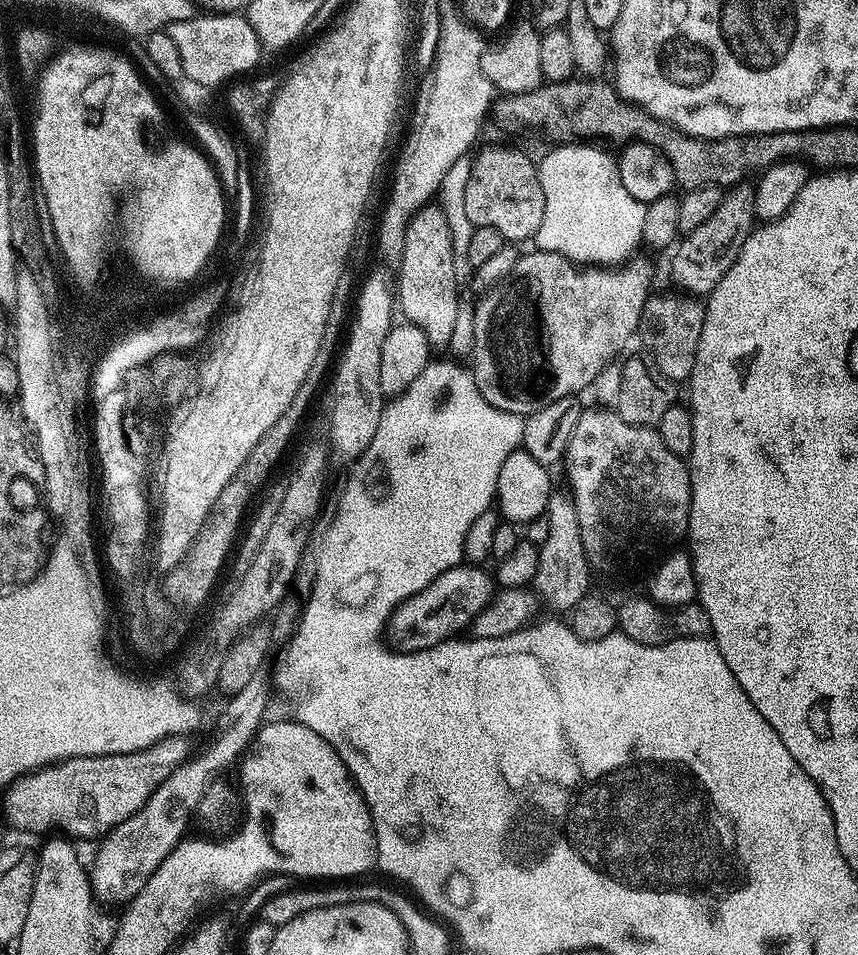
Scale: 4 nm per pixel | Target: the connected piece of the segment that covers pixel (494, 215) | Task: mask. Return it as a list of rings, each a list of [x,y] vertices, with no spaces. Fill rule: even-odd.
[[[514,148],[486,153],[471,169],[468,184],[464,187],[464,205],[469,225],[494,226],[494,230],[508,242],[531,241],[538,226],[542,226],[546,206],[537,161]]]

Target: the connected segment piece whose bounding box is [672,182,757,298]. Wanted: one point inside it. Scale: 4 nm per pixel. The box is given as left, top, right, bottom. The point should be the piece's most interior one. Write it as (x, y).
(701, 260)

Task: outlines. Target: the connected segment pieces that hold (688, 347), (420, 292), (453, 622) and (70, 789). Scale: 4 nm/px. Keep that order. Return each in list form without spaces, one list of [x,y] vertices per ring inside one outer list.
[[[659,294],[649,296],[642,310],[638,336],[639,339],[644,339],[644,344],[648,347],[647,355],[651,363],[656,365],[656,369],[666,379],[673,382],[681,382],[680,380],[688,382],[692,378],[698,344],[702,338],[705,305],[696,298],[677,297]]]
[[[429,202],[425,204],[423,208],[419,208],[410,218],[410,222],[404,231],[404,247],[399,249],[398,252],[398,256],[400,256],[400,272],[398,270],[398,281],[395,283],[395,295],[398,297],[399,311],[401,313],[404,311],[403,319],[407,321],[407,323],[416,324],[425,332],[425,336],[432,346],[438,346],[438,344],[440,344],[440,346],[448,345],[450,342],[450,334],[454,334],[454,318],[458,318],[458,310],[462,303],[460,292],[456,289],[456,252],[458,256],[458,248],[452,245],[452,232],[454,232],[454,226],[448,221],[447,211],[445,211],[439,203]]]
[[[462,562],[457,568],[446,570],[441,576],[434,578],[430,586],[404,601],[390,621],[390,636],[391,639],[392,636],[396,639],[397,649],[419,654],[422,650],[447,644],[453,638],[467,633],[494,597],[494,576],[486,569],[484,566]]]
[[[164,742],[152,749],[140,753],[128,753],[118,756],[74,756],[61,759],[51,766],[45,766],[35,774],[19,777],[12,781],[7,789],[6,808],[8,820],[24,832],[44,832],[48,827],[61,828],[61,833],[69,837],[103,837],[120,823],[126,822],[144,804],[156,788],[176,768],[181,759],[180,748],[176,742]]]

